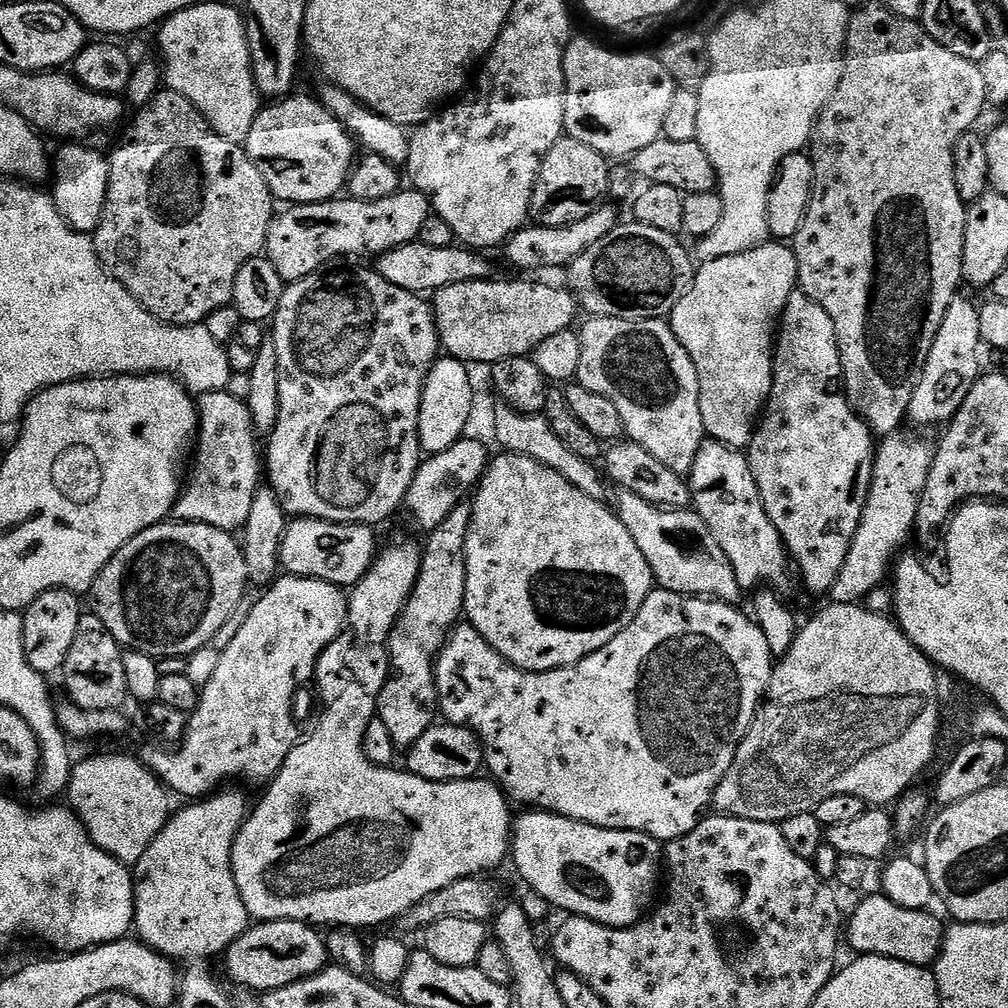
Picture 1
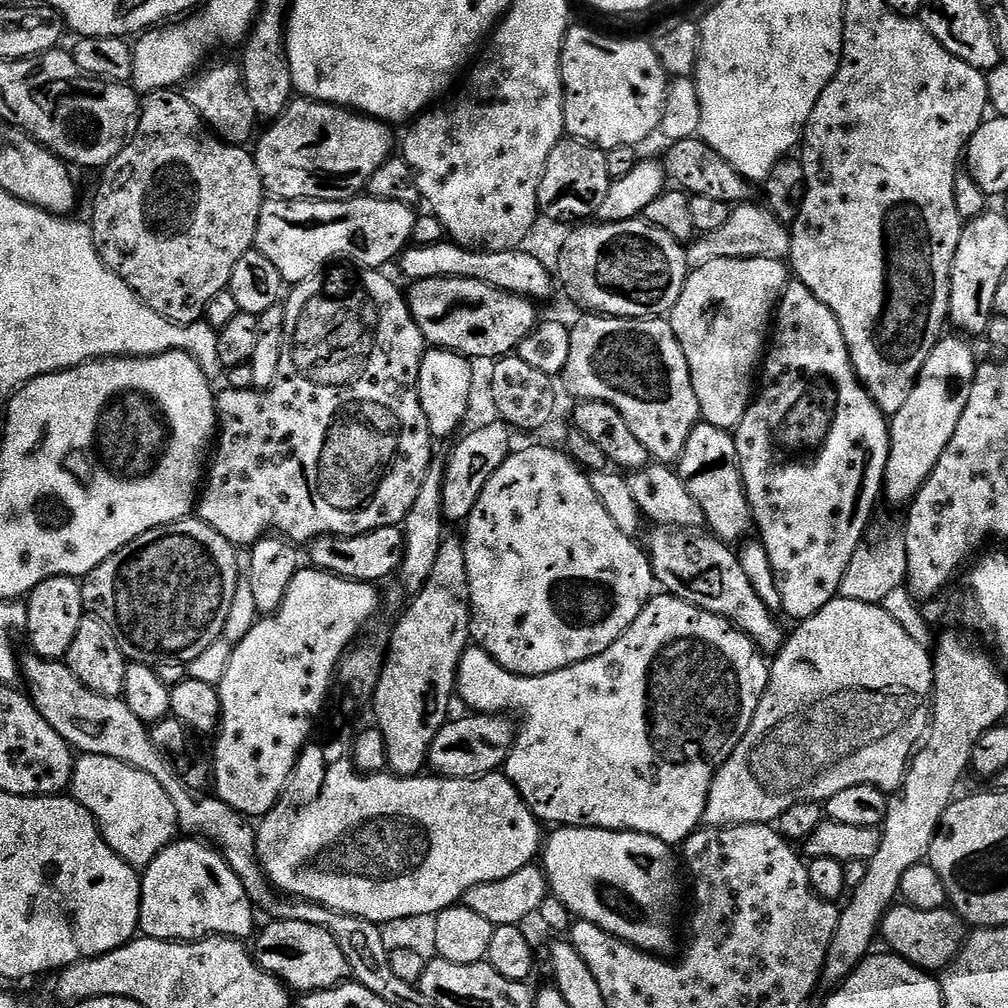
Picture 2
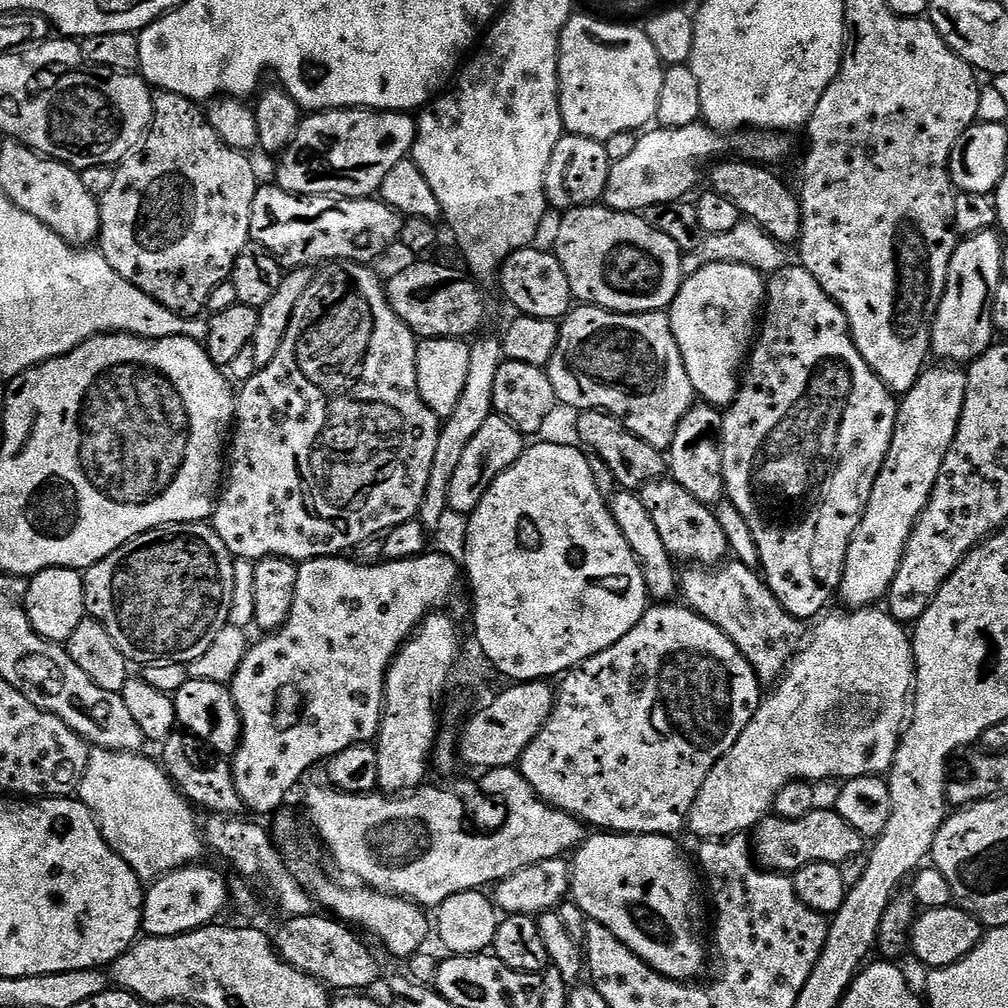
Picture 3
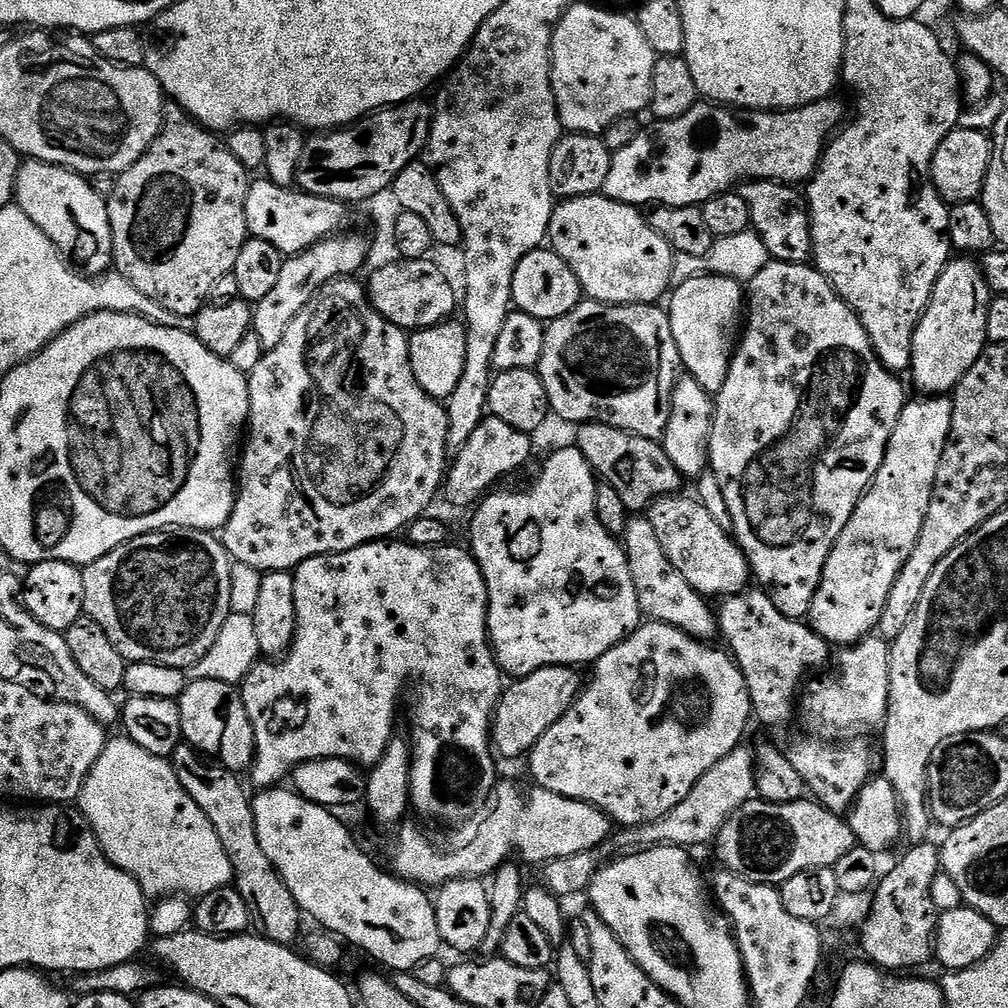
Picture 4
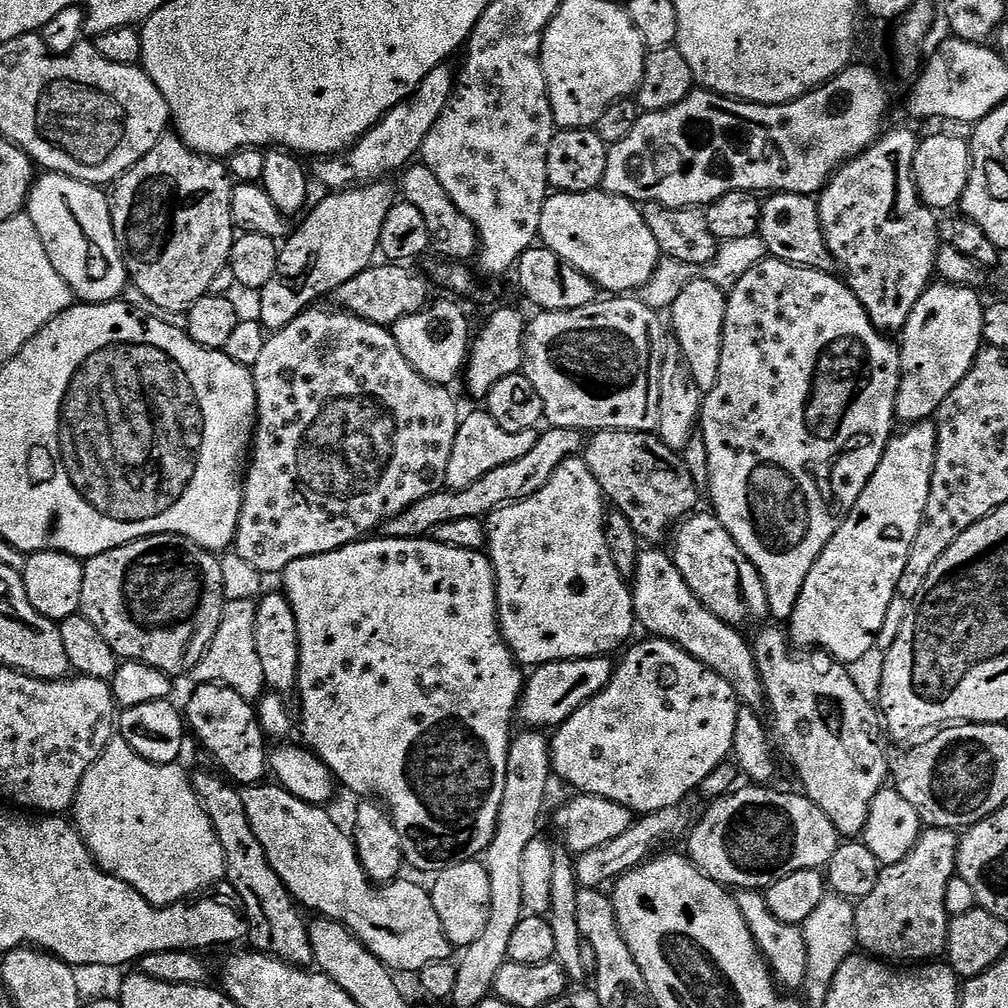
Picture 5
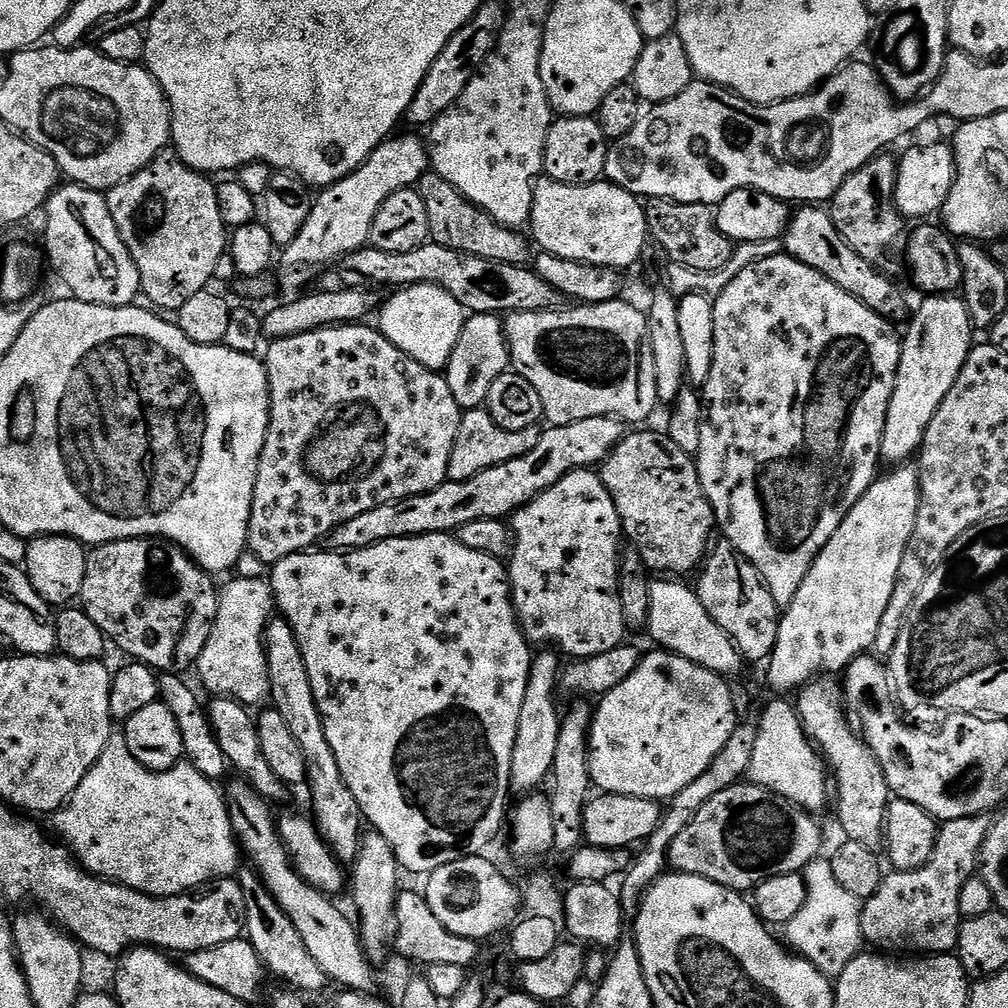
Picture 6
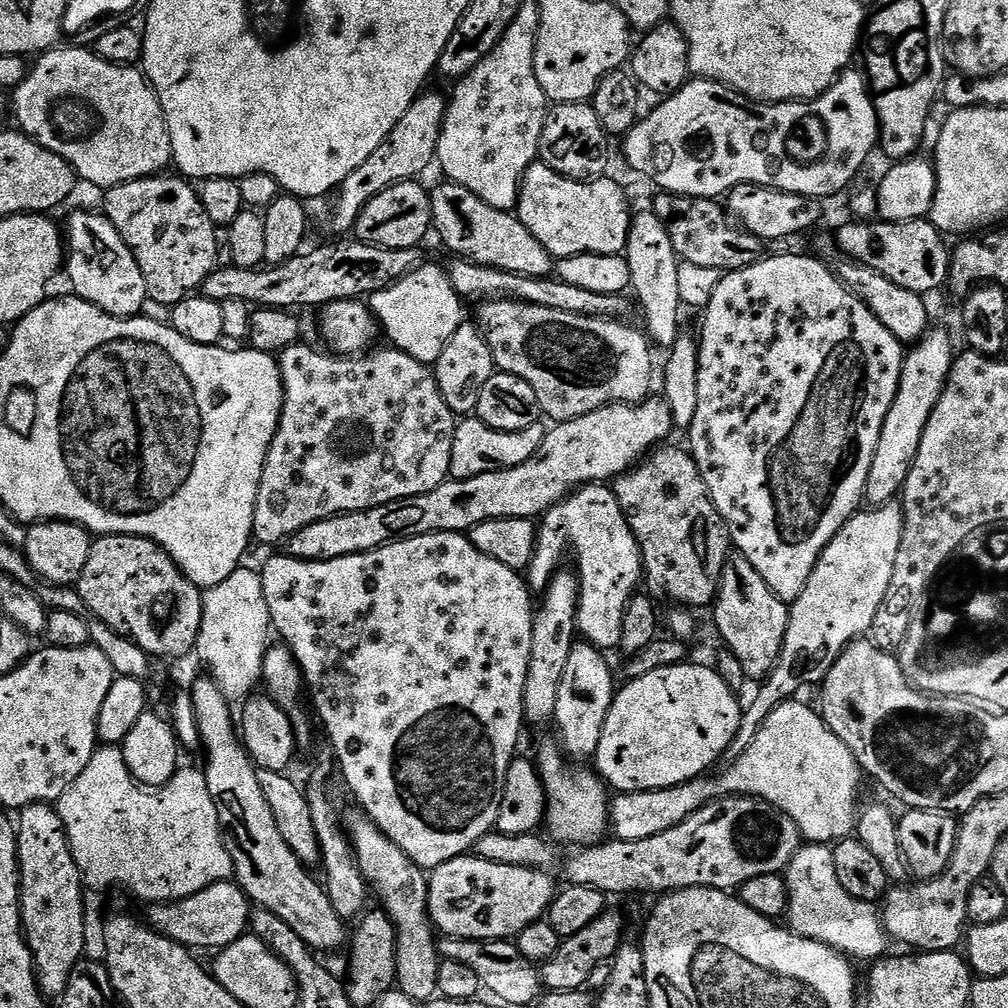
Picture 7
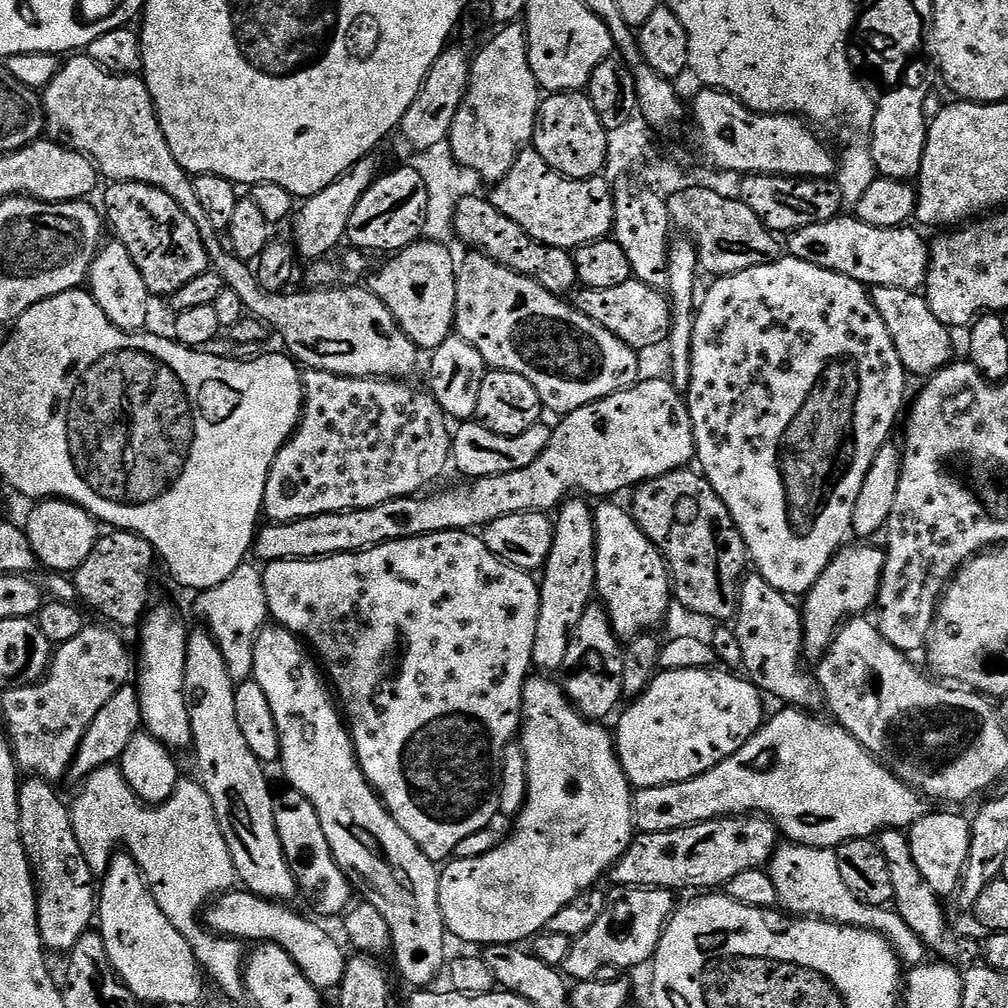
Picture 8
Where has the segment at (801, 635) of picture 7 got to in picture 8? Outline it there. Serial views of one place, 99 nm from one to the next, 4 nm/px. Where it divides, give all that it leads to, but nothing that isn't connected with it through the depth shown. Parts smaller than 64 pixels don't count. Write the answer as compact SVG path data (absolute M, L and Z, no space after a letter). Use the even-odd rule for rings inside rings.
M860 542L857 548L841 547L833 556L826 570L818 578L814 587L806 593L802 604L804 617L804 655L812 662L819 661L828 651L832 639L841 624L849 618L859 617L873 607L876 595L880 592L880 579L884 569L885 549L871 548L871 543ZM808 600L808 601L807 601Z

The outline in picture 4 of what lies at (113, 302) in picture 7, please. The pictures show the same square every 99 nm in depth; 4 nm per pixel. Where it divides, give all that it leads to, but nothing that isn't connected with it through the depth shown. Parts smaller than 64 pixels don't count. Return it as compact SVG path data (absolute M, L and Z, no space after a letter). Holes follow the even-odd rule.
M25 159L18 170L16 179L15 203L54 242L61 256L69 264L75 266L83 275L89 278L99 278L113 267L112 263L112 231L108 217L108 201L96 193L91 179L85 178L79 172L71 172L69 168L62 168L58 164L48 164L45 160Z

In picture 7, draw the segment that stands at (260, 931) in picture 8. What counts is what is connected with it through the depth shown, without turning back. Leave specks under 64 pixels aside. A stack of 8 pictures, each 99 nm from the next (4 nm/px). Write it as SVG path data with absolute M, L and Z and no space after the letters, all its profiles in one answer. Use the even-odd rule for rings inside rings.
M232 880L211 884L206 890L184 900L153 904L147 909L146 920L151 927L166 938L183 944L189 950L212 948L219 950L230 946L250 928L250 901L240 885Z

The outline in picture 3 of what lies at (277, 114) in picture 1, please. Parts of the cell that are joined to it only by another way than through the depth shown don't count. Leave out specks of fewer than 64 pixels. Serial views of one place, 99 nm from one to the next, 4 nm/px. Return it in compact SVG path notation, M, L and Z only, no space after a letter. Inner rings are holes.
M342 108L313 112L300 121L300 128L276 164L275 187L296 196L339 196L342 200L367 200L379 193L386 174L398 162L409 159L416 141L415 115L406 112L386 112L366 108Z

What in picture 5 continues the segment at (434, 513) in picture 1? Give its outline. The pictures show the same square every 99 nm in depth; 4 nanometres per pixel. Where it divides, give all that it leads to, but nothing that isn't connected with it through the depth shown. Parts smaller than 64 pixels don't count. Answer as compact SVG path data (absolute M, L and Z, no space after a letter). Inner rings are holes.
M487 410L472 412L460 421L460 429L454 438L454 450L450 450L450 466L446 466L446 485L451 491L466 490L466 486L474 486L478 478L486 478L490 470L498 470L498 466L506 466L506 462L518 462L525 454L534 450L538 432L536 428L511 432L502 430L498 422Z

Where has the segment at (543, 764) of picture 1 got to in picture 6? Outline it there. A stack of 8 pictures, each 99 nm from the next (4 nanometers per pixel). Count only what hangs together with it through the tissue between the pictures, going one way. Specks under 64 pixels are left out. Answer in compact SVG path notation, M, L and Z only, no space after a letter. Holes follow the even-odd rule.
M652 651L656 652L650 653L649 656L647 653L641 659L638 670L634 674L630 674L630 678L626 678L626 682L622 682L622 686L614 686L614 690L610 690L604 696L599 697L592 714L592 728L588 731L588 761L590 762L593 785L601 793L667 802L678 794L678 790L683 790L685 786L690 786L690 782L694 782L694 778L699 778L700 775L706 774L706 766L710 766L710 762L714 762L714 758L722 751L722 746L726 746L726 742L730 742L730 734L734 734L738 717L730 700L729 681L725 677L719 676L709 668L698 666L686 658L675 656L673 652Z

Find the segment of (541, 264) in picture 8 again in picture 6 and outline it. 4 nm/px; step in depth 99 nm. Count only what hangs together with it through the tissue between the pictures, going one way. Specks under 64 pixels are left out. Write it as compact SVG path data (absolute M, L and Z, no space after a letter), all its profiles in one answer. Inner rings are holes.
M429 170L424 173L424 177L420 179L418 185L418 191L422 202L426 202L428 235L431 243L441 244L450 250L458 250L467 256L477 256L478 258L486 258L494 262L522 265L529 263L528 244L530 248L530 240L523 231L514 228L503 228L498 222L494 222L494 218L490 218L490 214L486 214L478 206L474 206L461 192L454 190L454 186L450 186L450 182L446 182L441 176L436 175L435 172Z

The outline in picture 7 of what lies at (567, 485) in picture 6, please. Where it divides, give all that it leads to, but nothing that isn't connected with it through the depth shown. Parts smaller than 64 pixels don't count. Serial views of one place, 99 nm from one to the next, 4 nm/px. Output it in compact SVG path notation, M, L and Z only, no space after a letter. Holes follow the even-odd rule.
M603 483L583 485L544 513L538 524L536 549L526 569L529 589L543 590L548 587L552 575L561 567L560 559L568 544L576 555L575 567L580 578L580 609L576 615L579 635L598 649L619 649L622 614L628 599L637 595L639 588L636 587L639 584L641 587L644 561L640 559L638 542L611 487Z

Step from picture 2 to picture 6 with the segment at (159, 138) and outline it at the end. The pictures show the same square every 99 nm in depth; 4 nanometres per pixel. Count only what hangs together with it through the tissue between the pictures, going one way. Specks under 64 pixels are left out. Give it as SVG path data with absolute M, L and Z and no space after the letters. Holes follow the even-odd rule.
M165 150L157 154L142 170L138 170L138 174L134 174L128 180L123 180L118 186L107 189L106 199L110 214L114 218L114 226L118 226L118 234L122 238L124 245L130 250L130 254L136 263L136 269L140 275L140 291L143 299L148 299L149 302L147 301L147 303L153 309L159 310L165 308L166 310L174 310L179 313L180 308L186 306L186 302L190 302L190 298L194 298L194 294L205 291L213 283L218 258L222 257L224 252L229 251L230 229L227 224L222 222L222 210L218 210L217 185L215 183L211 184L208 180L211 179L205 173L195 172L190 166L183 164L175 151Z

